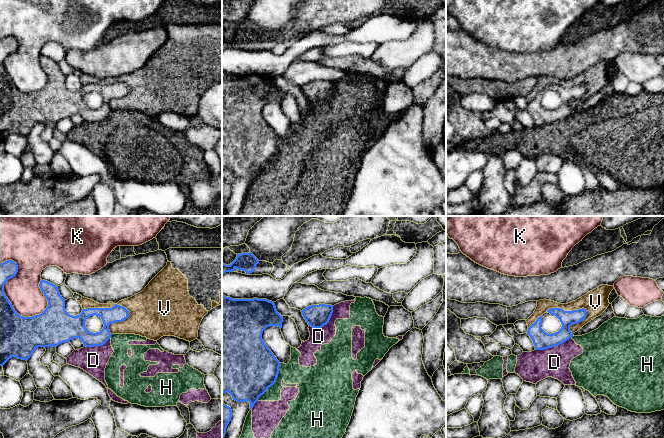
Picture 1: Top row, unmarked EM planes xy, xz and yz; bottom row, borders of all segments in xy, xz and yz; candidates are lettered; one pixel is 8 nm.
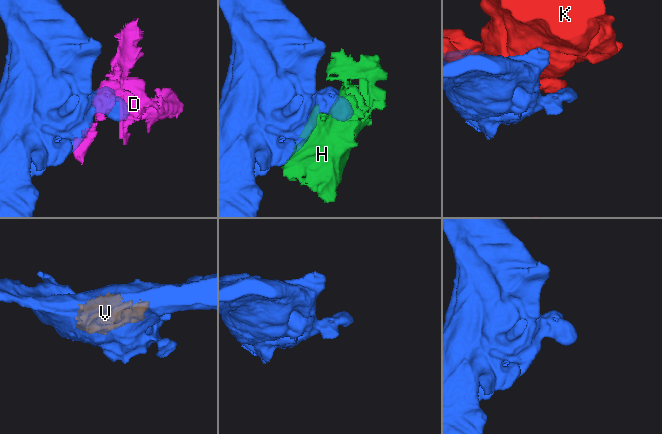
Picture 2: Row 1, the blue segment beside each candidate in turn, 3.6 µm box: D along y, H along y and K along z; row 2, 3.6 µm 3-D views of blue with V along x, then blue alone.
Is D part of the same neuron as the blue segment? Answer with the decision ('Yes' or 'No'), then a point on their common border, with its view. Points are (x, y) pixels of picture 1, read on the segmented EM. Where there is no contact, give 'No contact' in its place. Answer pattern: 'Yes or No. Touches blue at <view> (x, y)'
No. Touches blue at xz (326, 323)

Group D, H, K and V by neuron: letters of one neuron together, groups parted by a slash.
D H / K / V

